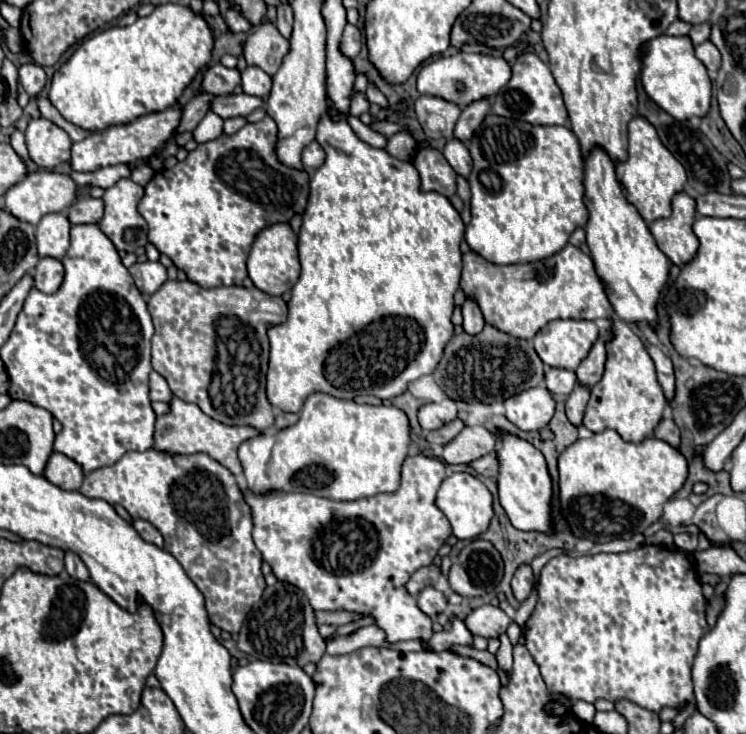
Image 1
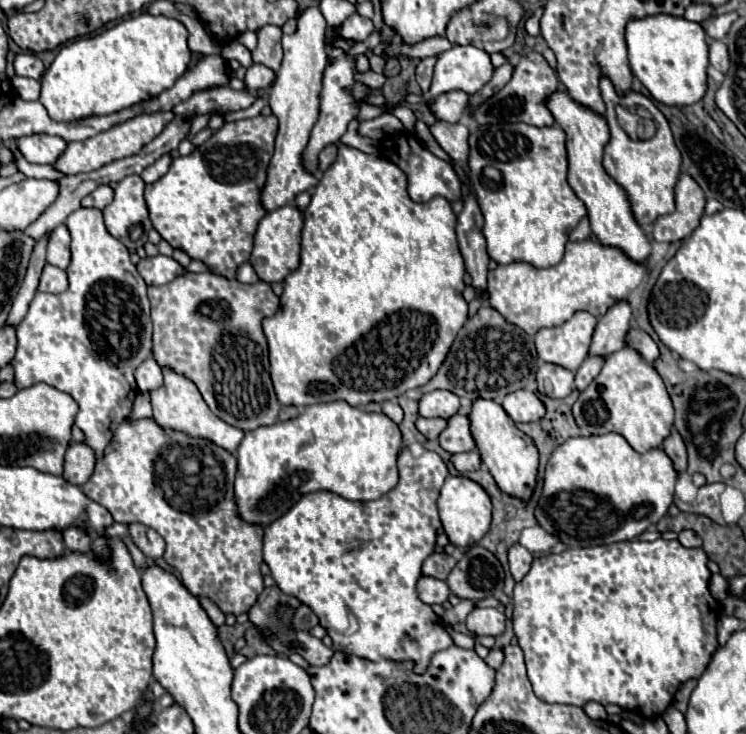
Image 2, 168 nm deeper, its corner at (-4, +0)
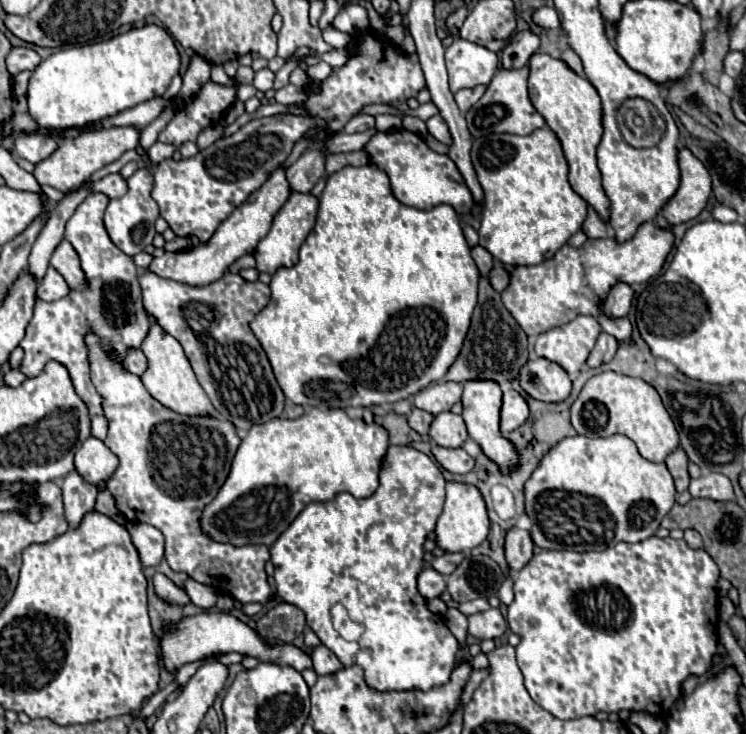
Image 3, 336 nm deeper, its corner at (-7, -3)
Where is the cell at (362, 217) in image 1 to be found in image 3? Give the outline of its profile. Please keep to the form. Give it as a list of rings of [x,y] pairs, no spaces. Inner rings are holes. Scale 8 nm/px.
[[[366,164],[360,168],[346,166],[334,172],[332,176],[328,176],[326,188],[320,196],[316,226],[312,228],[312,232],[308,234],[306,242],[300,248],[300,260],[294,266],[278,268],[272,274],[270,302],[266,304],[266,308],[262,308],[254,316],[254,320],[250,322],[250,328],[264,348],[284,396],[292,400],[294,404],[322,406],[324,410],[348,408],[348,406],[368,408],[376,404],[382,406],[382,404],[406,400],[408,396],[414,396],[418,390],[446,376],[450,364],[454,364],[454,360],[458,358],[458,352],[462,350],[462,340],[466,338],[466,332],[470,328],[470,316],[476,304],[476,292],[478,292],[478,266],[470,256],[470,248],[462,234],[458,214],[454,212],[454,208],[450,208],[450,204],[440,204],[430,210],[418,210],[418,208],[406,206],[392,196],[386,172],[378,170],[374,164]]]

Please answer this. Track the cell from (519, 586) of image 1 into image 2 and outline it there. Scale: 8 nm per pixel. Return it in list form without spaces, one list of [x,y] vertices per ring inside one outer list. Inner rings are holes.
[[[513,545],[509,549],[509,565],[511,565],[511,575],[513,579],[519,583],[531,569],[531,561],[533,561],[533,555],[523,547],[523,545]]]

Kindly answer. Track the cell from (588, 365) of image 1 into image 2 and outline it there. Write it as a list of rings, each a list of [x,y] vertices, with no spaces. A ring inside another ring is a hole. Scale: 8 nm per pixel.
[[[619,301],[615,307],[611,307],[599,319],[599,323],[595,327],[593,341],[589,347],[589,355],[609,359],[611,353],[623,349],[625,347],[623,337],[627,337],[629,317],[631,317],[631,309],[629,309],[627,301]]]

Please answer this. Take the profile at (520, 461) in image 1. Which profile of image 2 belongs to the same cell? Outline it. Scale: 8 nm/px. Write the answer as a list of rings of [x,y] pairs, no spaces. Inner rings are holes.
[[[477,399],[473,403],[473,411],[469,419],[471,419],[471,433],[477,443],[481,461],[497,481],[499,489],[519,501],[529,501],[537,487],[537,471],[539,471],[539,451],[535,449],[531,437],[519,431],[511,421],[511,417],[507,417],[505,409],[493,401]]]

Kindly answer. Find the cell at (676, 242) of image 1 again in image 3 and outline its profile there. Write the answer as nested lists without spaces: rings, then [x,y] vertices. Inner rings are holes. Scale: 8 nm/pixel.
[[[684,146],[678,150],[678,164],[680,186],[656,216],[656,224],[660,228],[672,228],[674,224],[696,218],[706,208],[712,194],[706,166]]]

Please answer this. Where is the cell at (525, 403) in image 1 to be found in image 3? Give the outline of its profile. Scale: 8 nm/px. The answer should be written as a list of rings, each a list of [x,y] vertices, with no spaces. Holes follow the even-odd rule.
[[[512,388],[504,390],[504,396],[502,396],[502,408],[500,408],[500,428],[502,428],[502,434],[508,434],[512,430],[516,430],[518,426],[522,426],[528,418],[530,410],[528,410],[528,404],[526,400],[514,392]]]

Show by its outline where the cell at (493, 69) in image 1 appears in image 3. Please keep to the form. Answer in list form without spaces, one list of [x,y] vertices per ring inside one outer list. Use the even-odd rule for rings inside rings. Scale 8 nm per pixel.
[[[458,38],[446,48],[446,70],[452,92],[474,88],[492,80],[498,70],[498,56],[480,44]]]

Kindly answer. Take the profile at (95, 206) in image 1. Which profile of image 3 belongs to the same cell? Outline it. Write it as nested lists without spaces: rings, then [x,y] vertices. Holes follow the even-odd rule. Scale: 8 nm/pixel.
[[[118,172],[116,174],[108,174],[108,176],[104,176],[104,178],[100,178],[98,182],[92,184],[94,192],[102,192],[108,198],[120,198],[120,196],[124,196],[126,188],[128,188],[128,184],[126,184],[126,180]]]

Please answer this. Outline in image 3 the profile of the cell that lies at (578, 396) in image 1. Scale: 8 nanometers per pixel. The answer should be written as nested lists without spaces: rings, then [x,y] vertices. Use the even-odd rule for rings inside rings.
[[[602,332],[602,334],[598,336],[598,340],[596,340],[596,346],[594,346],[594,350],[590,352],[588,366],[592,366],[592,368],[598,368],[600,364],[604,364],[604,362],[612,360],[612,356],[616,354],[616,350],[618,350],[618,342],[614,340],[614,336],[610,336],[610,334]]]

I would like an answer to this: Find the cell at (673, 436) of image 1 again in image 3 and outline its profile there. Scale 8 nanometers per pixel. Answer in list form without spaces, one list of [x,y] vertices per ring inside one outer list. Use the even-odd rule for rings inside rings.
[[[682,448],[674,450],[668,458],[666,458],[666,466],[674,478],[674,484],[676,484],[676,492],[682,494],[686,488],[688,488],[688,482],[690,482],[690,476],[688,476],[688,456]]]

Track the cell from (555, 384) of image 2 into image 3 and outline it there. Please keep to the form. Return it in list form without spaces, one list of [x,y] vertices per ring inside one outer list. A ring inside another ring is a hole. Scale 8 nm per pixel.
[[[546,358],[528,360],[518,372],[518,380],[528,396],[542,402],[562,402],[572,390],[566,370]]]

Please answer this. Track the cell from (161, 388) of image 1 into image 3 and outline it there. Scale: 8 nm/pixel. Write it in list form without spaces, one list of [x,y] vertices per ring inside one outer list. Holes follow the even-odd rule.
[[[128,348],[126,356],[124,356],[124,366],[126,366],[132,374],[142,376],[142,372],[144,372],[146,366],[148,366],[148,360],[146,360],[146,356],[142,354],[142,350],[138,350],[138,348]]]

